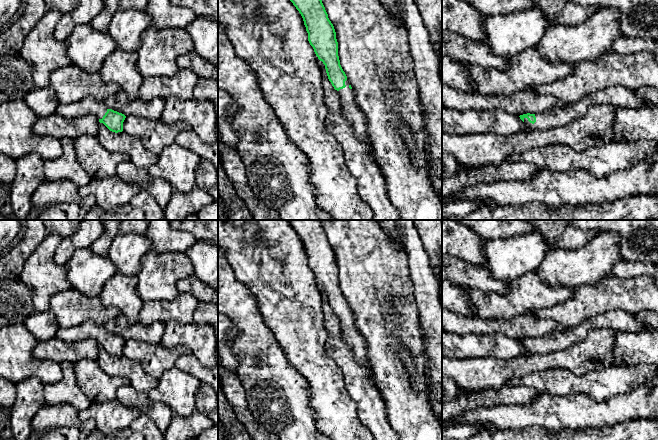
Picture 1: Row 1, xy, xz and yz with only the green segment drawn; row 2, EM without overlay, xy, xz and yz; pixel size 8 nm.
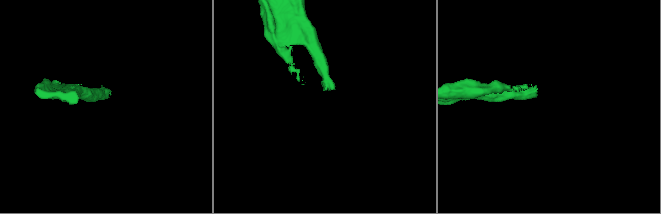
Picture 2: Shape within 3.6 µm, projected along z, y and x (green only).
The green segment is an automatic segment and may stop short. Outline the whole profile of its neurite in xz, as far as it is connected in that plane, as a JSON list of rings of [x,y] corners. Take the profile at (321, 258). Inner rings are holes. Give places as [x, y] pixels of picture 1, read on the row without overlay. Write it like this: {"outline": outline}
{"outline": [[[288,220],[288,222],[303,242],[308,265],[319,283],[319,290],[326,293],[329,305],[340,318],[344,341],[354,352],[355,360],[370,371],[369,377],[373,379],[366,341],[356,328],[352,311],[340,289],[336,256],[321,221]]]}

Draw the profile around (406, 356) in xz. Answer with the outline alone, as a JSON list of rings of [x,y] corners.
[[[401,348],[400,355],[401,355],[402,361],[408,371],[410,381],[413,382],[416,377],[416,369],[415,369],[415,364],[412,359],[411,352],[406,348]]]

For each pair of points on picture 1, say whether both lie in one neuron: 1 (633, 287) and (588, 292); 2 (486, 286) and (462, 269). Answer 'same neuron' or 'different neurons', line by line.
1: same neuron
2: same neuron

